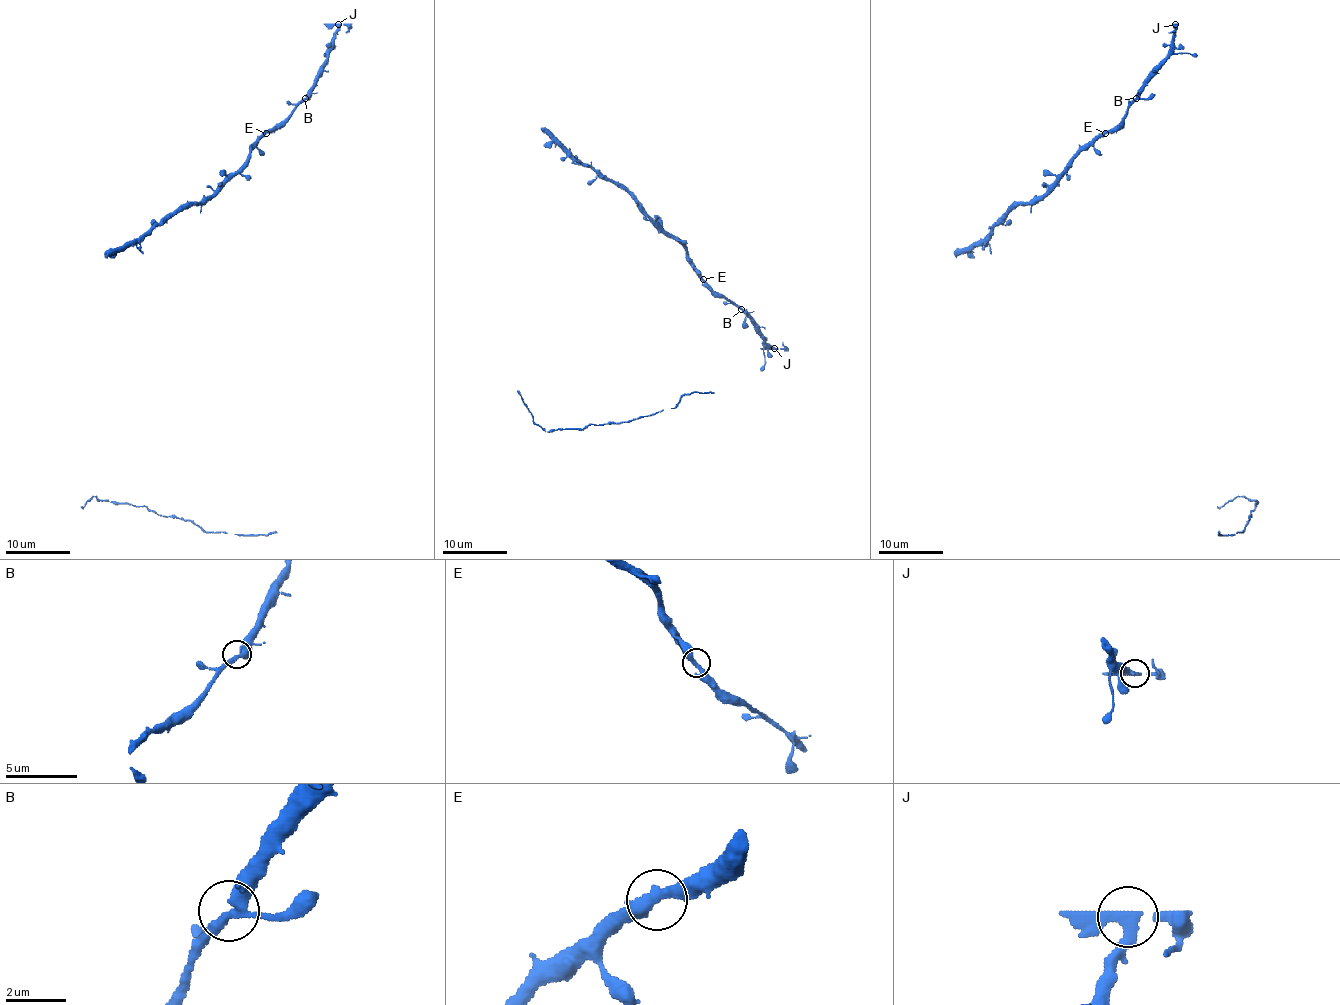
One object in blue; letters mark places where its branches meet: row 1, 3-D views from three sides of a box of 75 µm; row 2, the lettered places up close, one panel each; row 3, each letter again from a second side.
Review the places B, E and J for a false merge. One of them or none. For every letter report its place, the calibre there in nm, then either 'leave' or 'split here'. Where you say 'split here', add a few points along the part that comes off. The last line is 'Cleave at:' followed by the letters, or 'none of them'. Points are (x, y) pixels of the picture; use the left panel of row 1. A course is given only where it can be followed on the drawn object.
B: (305, 98) | 280 nm | leave
E: (266, 133) | 320 nm | leave
J: (338, 24) | 280 nm | split here
Cleave at: J

